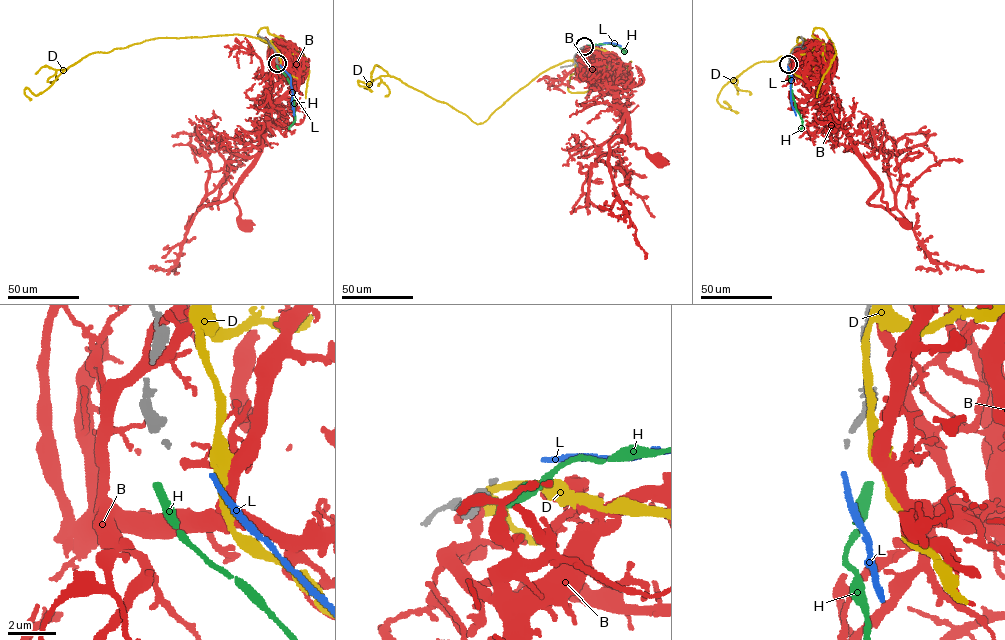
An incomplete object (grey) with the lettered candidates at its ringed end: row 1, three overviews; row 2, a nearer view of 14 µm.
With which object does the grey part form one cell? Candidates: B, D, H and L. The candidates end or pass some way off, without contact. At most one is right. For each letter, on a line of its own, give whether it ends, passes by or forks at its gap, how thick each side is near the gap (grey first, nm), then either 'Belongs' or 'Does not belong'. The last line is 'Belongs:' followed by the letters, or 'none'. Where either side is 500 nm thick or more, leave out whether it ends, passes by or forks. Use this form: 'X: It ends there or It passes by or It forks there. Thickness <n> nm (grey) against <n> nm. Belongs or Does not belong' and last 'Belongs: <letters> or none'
B: It ends there. Thickness 140 nm (grey) against 190 nm. Does not belong
D: Thickness 140 nm (grey) against 500 nm. Does not belong
H: It ends there. Thickness 140 nm (grey) against 400 nm. Does not belong
L: It ends there. Thickness 140 nm (grey) against 200 nm. Does not belong
Belongs: none

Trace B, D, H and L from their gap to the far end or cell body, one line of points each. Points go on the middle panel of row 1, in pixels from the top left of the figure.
B: (587, 47), (586, 58), (608, 85)
D: (586, 47), (572, 60), (538, 74), (478, 124), (375, 65), (371, 82), (358, 82), (372, 91)
H: (584, 48), (613, 44), (626, 51), (623, 51)
L: (586, 45), (611, 42), (620, 46)

